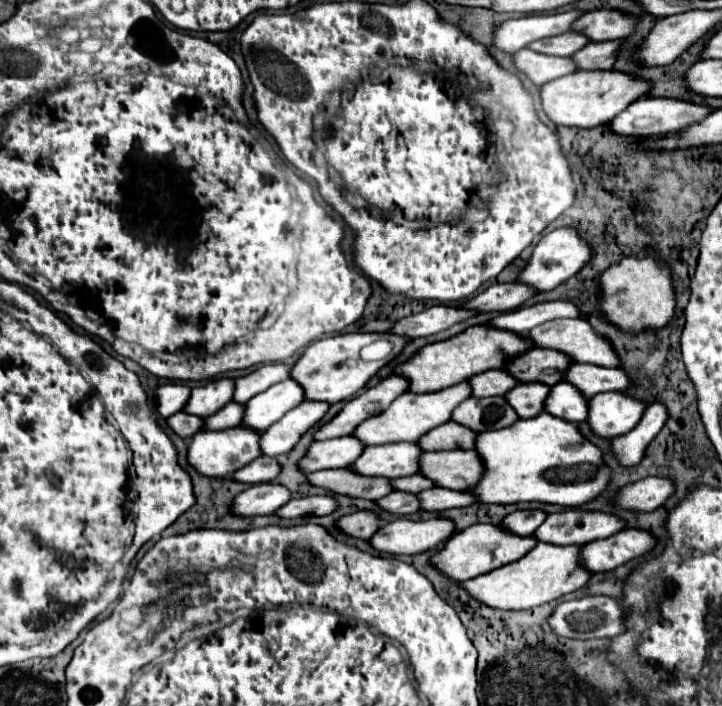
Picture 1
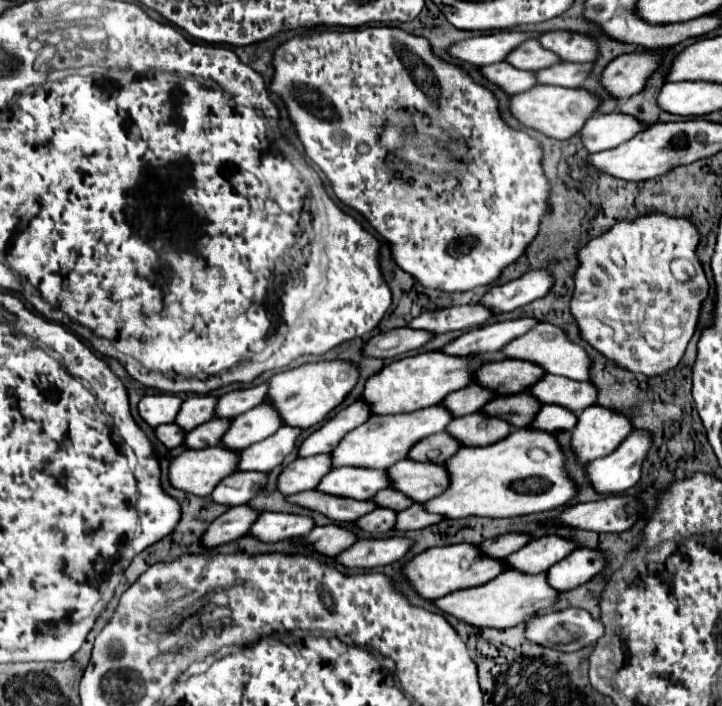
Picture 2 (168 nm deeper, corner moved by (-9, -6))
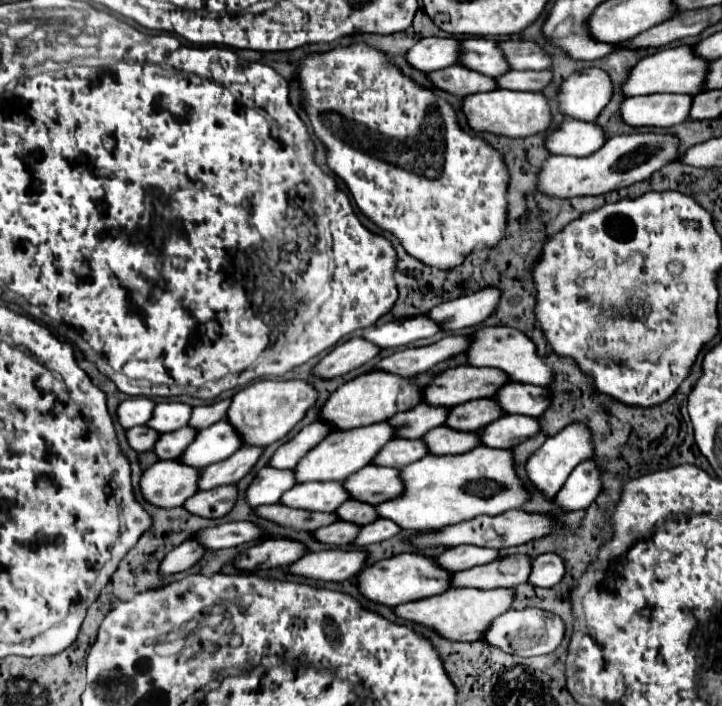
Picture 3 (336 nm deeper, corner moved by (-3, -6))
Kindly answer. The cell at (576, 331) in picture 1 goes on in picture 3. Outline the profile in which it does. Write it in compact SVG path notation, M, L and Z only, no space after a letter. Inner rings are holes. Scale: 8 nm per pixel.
M493 326L493 328L481 328L473 336L471 350L467 350L469 364L471 366L491 366L499 368L509 374L513 382L523 382L523 384L537 384L537 386L549 386L553 382L553 372L551 366L537 354L537 348L533 340L523 334L517 328L509 326Z

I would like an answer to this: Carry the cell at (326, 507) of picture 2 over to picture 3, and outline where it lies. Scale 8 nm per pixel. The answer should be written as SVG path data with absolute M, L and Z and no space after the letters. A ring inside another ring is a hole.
M281 502L259 506L257 514L261 518L273 520L277 524L283 524L283 526L289 526L289 528L295 528L295 530L317 530L321 526L329 526L329 524L339 520L339 516L335 512L297 510L297 508L289 508L285 504L281 504Z

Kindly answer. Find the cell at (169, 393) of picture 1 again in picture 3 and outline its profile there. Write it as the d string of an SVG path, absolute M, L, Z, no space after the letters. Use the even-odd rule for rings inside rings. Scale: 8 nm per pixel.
M135 396L135 398L127 398L125 402L119 404L117 416L119 416L119 422L123 428L133 428L133 426L147 424L153 416L153 410L155 410L155 402L151 398Z

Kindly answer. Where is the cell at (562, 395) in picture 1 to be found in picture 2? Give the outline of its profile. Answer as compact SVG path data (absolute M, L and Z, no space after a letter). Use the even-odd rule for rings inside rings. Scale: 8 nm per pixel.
M541 406L535 414L535 420L529 424L529 428L537 428L543 432L557 434L561 430L573 430L577 424L577 416L571 410L565 410L561 406Z

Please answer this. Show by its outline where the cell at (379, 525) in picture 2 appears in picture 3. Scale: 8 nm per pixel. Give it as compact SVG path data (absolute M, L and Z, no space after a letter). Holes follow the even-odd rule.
M337 520L331 526L325 526L321 530L315 532L315 538L319 542L325 544L335 544L335 546L345 546L345 544L353 544L353 538L357 538L361 526L355 522L345 522L345 520Z

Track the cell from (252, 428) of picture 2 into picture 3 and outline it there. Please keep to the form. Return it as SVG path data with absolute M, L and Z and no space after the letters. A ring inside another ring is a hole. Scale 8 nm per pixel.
M221 420L205 430L197 432L197 438L193 444L185 450L181 460L195 468L205 468L213 462L229 458L233 452L237 452L243 444L241 434L237 434L235 426L227 420Z

